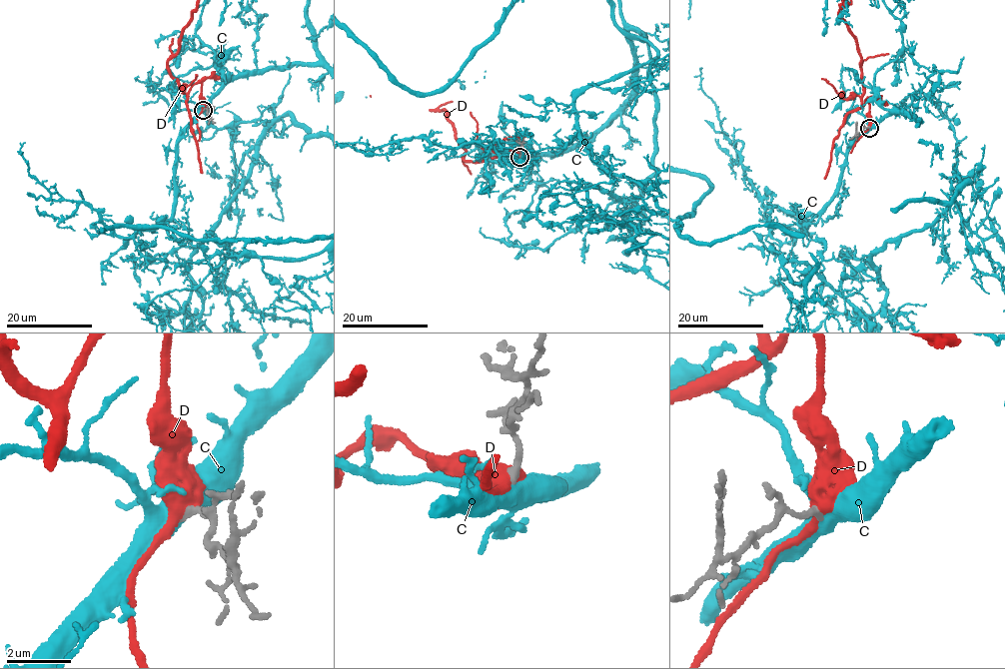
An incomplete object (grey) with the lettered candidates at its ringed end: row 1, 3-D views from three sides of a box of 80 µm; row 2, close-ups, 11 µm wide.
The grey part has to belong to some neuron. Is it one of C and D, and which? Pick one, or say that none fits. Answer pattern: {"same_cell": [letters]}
{"same_cell": ["C"]}

